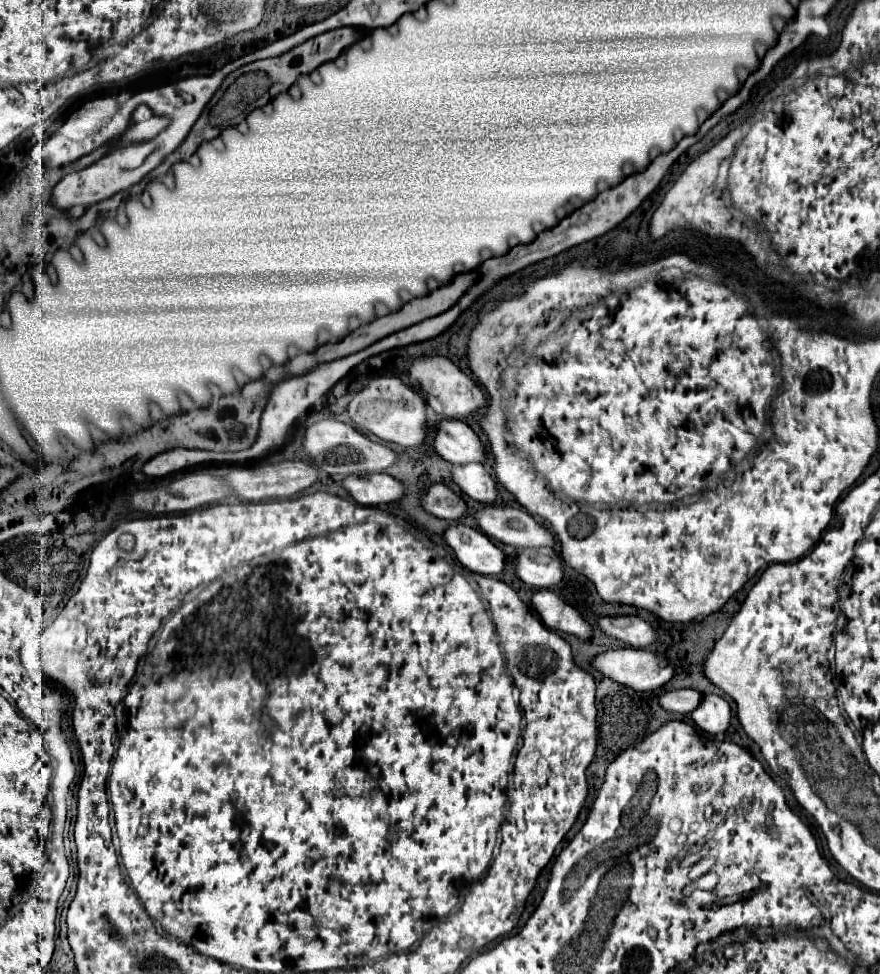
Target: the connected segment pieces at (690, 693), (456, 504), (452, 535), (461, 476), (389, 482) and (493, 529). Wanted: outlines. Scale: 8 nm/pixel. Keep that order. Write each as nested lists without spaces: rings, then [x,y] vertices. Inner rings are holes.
[[[671,690],[665,692],[659,698],[659,704],[667,710],[667,712],[675,712],[675,714],[689,714],[693,712],[693,708],[697,708],[701,704],[703,694],[697,690]]]
[[[433,484],[429,486],[425,498],[423,498],[423,508],[431,512],[437,518],[445,520],[459,520],[467,514],[467,504],[461,496],[451,492],[445,484]]]
[[[457,524],[447,528],[445,540],[467,570],[483,576],[497,576],[505,570],[505,552],[497,548],[483,532]]]
[[[465,464],[453,466],[453,480],[459,488],[473,500],[481,504],[495,504],[501,500],[497,482],[493,476],[483,468],[483,464]]]
[[[383,472],[365,474],[365,476],[349,476],[343,480],[343,486],[363,506],[389,504],[405,496],[405,484]]]
[[[485,506],[475,514],[481,530],[503,544],[515,548],[541,548],[555,546],[553,534],[537,524],[533,516],[511,506]]]

